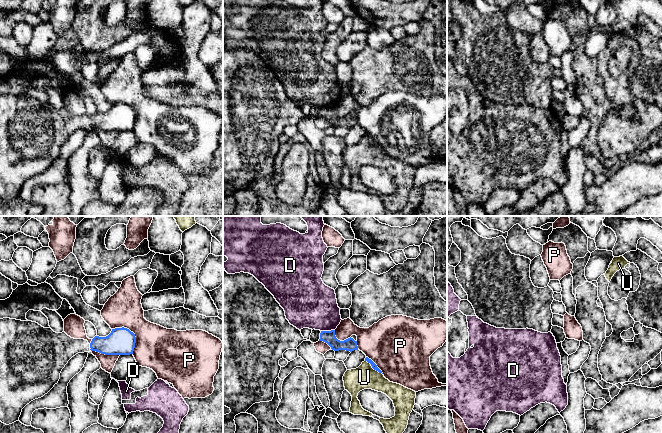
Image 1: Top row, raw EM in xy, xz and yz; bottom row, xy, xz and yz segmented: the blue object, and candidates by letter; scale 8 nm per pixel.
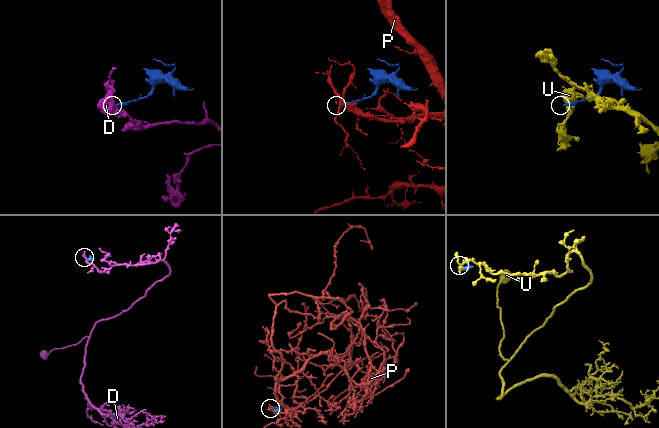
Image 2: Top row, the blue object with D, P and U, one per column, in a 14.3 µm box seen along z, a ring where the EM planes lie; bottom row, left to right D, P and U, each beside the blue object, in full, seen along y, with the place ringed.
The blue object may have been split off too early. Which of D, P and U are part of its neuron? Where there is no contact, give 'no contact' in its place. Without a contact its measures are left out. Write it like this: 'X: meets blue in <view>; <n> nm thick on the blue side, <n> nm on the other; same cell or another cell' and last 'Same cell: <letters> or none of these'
D: meets blue in xz; 100 nm thick on the blue side, 380 nm on the other; another cell
P: meets blue in xy; 220 nm thick on the blue side, 340 nm on the other; another cell
U: meets blue in xz; 50 nm thick on the blue side, 190 nm on the other; another cell
Same cell: none of these

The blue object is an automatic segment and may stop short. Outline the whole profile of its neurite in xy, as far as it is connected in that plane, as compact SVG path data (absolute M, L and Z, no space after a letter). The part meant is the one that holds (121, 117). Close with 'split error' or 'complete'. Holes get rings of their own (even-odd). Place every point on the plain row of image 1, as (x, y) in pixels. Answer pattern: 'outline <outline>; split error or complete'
outline M0 95L0 197L6 201L19 197L22 185L31 177L43 173L58 159L62 145L76 130L96 127L105 131L130 131L135 119L135 110L124 103L112 105L106 113L95 112L89 120L87 116L71 114L65 108L56 109L36 98Z; split error

